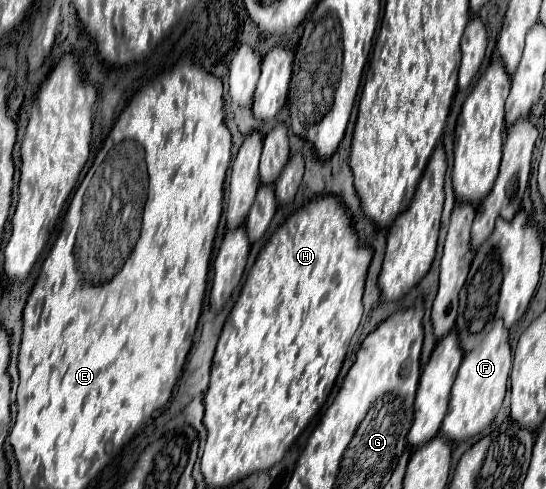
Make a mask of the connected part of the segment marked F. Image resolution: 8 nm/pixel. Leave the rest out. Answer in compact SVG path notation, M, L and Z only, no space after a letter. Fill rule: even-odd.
M496 320L492 332L484 338L484 342L472 352L468 352L462 360L458 378L452 386L448 414L440 428L440 434L446 440L464 442L472 436L478 436L482 430L486 430L492 424L506 396L510 368L512 368L512 350L508 342L508 330L502 326L502 320Z

